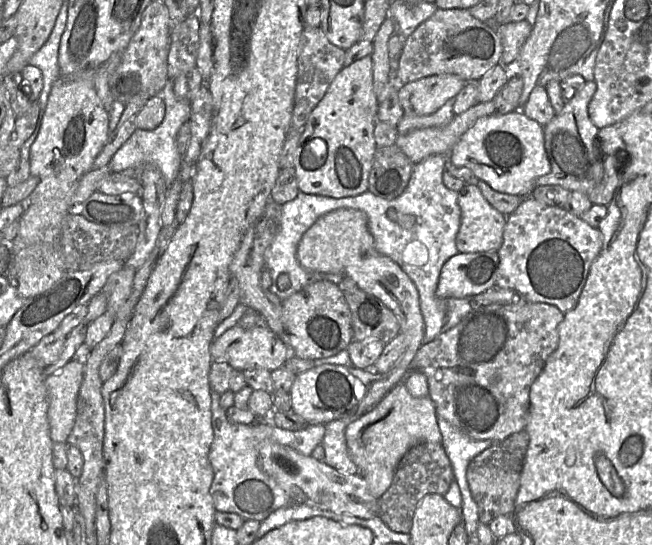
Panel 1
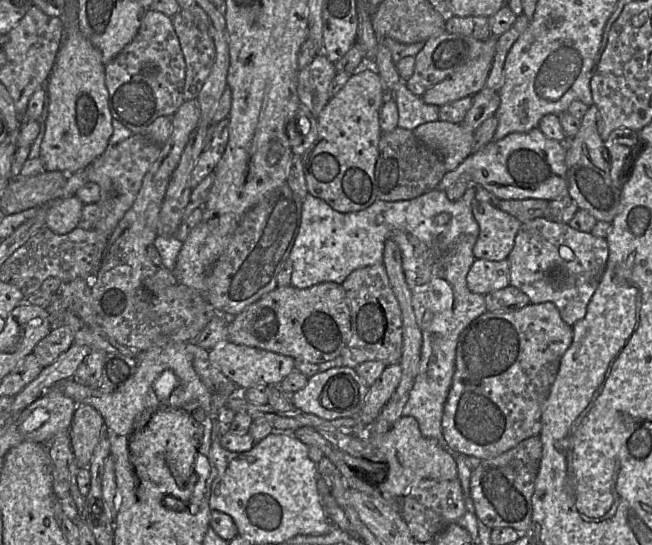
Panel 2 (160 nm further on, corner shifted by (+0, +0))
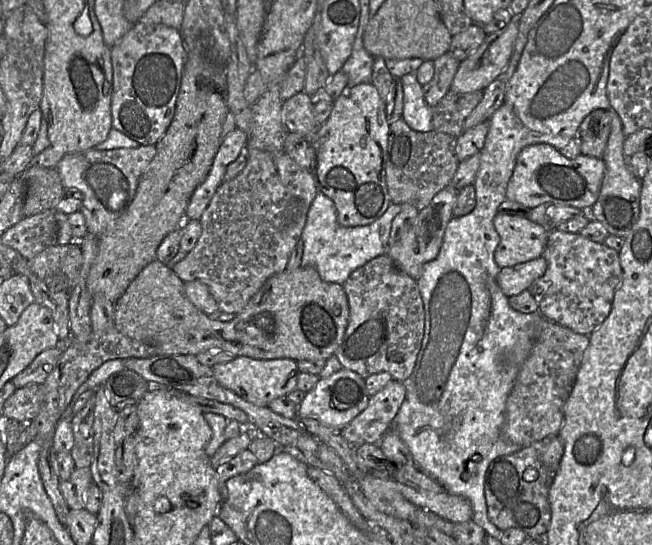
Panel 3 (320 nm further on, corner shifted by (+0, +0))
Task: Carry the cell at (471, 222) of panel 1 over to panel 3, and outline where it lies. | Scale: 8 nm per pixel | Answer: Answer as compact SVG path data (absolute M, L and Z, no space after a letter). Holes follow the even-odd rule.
M498 213L493 220L500 241L494 260L500 268L542 257L549 231L526 217Z

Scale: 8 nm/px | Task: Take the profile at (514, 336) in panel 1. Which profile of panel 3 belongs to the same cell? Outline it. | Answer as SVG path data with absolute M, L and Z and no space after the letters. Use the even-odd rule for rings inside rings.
M545 320L545 328L541 331L529 356L522 363L515 384L507 398L505 420L501 428L501 437L504 440L525 448L546 437L558 435L564 421L564 405L572 392L588 346L588 335L575 333L551 320Z

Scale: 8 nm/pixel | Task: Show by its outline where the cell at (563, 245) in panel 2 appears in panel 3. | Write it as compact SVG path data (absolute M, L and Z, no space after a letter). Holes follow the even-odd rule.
M552 230L549 231L542 257L547 261L547 269L528 289L538 304L539 312L558 325L589 336L609 315L615 292L621 284L623 272L619 253L603 243L589 241L578 233Z

